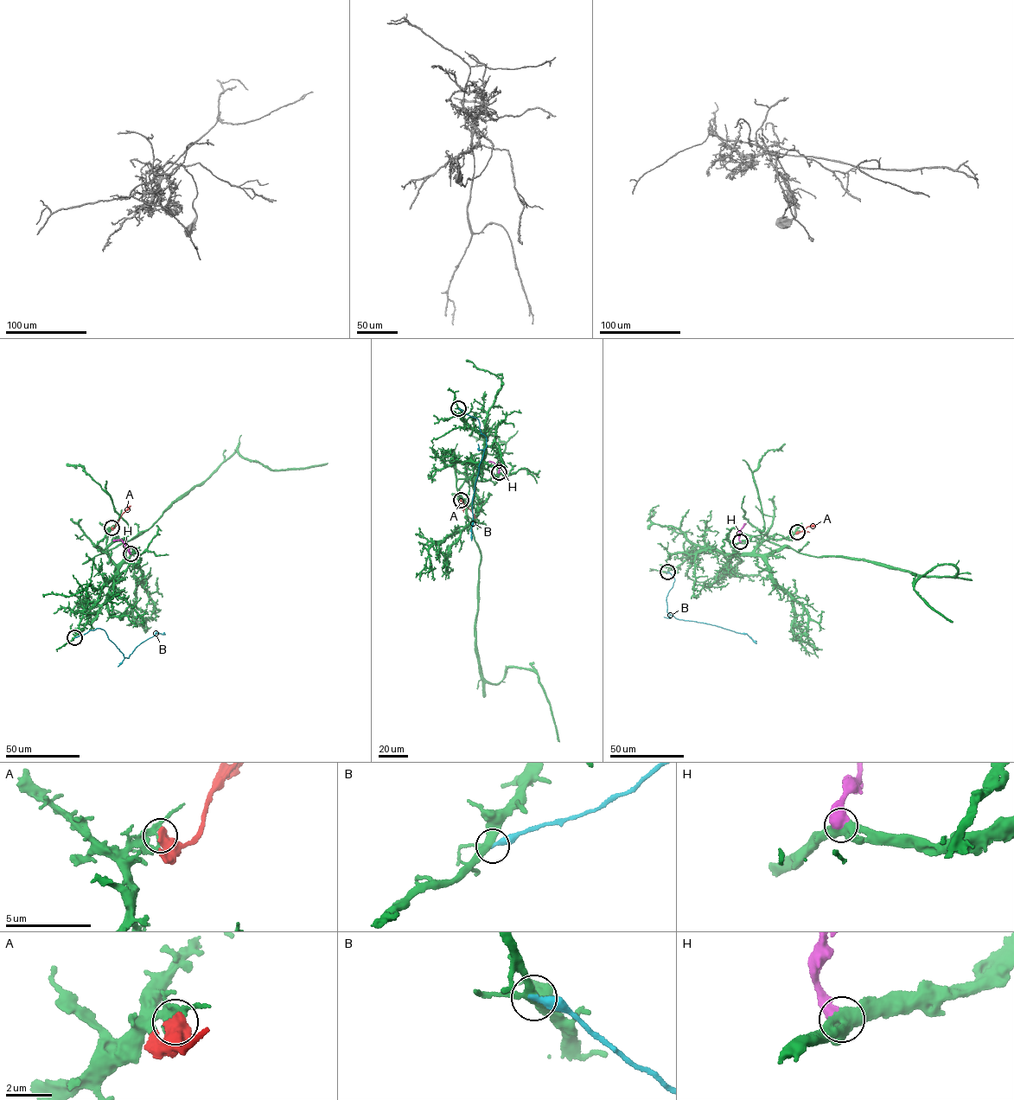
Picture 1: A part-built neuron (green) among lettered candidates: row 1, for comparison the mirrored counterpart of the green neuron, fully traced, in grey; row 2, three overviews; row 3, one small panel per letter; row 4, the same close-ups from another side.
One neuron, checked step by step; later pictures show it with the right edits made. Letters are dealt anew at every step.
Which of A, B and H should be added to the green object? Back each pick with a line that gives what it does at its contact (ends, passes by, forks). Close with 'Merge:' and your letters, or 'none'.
H: It ends there
Merge: H

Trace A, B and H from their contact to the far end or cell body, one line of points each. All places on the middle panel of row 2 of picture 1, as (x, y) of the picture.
A: (461, 500), (475, 518)
B: (458, 409), (478, 419), (481, 433), (487, 441), (472, 499), (471, 540)
H: (499, 472), (499, 465), (488, 461)

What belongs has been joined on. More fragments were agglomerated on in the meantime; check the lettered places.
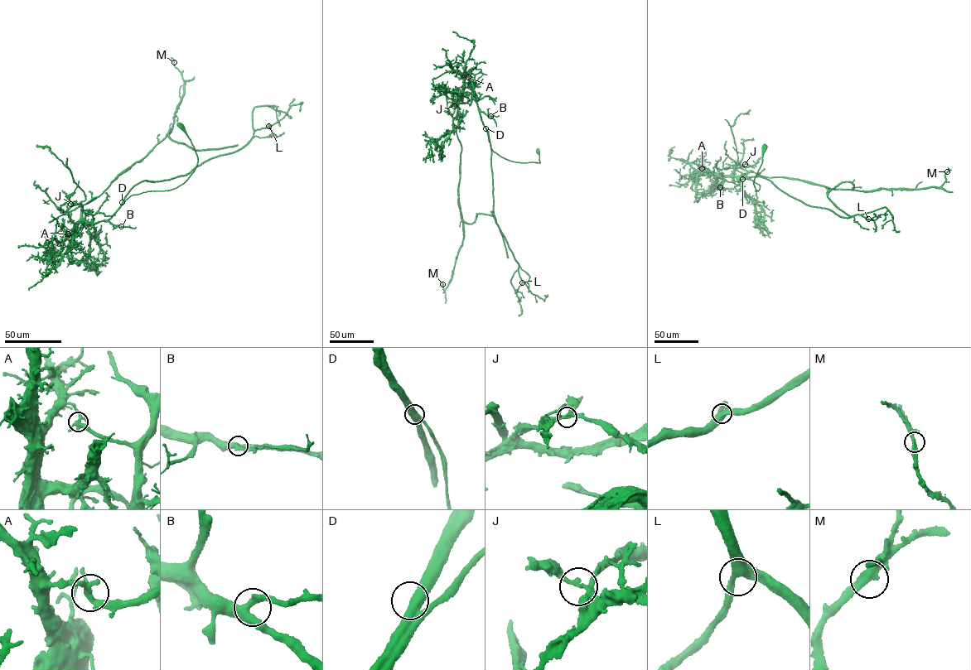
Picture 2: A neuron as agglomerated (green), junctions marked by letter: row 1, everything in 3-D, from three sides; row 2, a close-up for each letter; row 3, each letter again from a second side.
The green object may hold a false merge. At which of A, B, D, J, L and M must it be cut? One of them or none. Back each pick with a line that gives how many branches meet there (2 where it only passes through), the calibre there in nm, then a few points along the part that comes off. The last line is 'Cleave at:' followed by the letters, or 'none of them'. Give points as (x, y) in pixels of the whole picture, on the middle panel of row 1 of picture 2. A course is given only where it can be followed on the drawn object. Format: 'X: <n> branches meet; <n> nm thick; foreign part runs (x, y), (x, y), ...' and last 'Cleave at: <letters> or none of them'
A: 3 branches meet; 320 nm thick; foreign part runs (468, 77), (472, 79), (473, 95), (490, 144), (493, 216), (519, 265), (510, 281), (520, 307), (518, 315)
Cleave at: A

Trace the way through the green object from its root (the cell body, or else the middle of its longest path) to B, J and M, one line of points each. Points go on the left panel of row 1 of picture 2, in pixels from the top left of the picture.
B: (181, 126), (197, 155), (195, 170), (176, 188), (147, 191), (127, 199), (106, 220), (121, 226)
J: (181, 126), (197, 161), (181, 184), (131, 195), (107, 219), (86, 222), (77, 230), (68, 214), (70, 204)
M: (181, 126), (197, 158), (187, 180), (131, 195), (77, 230), (81, 204), (171, 132), (185, 91), (174, 62)

